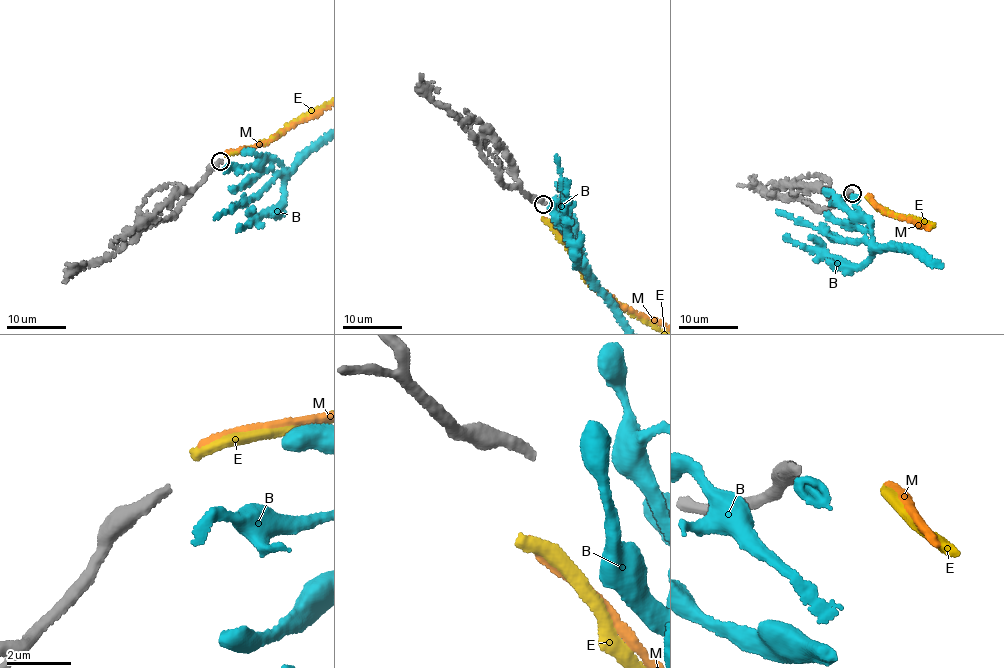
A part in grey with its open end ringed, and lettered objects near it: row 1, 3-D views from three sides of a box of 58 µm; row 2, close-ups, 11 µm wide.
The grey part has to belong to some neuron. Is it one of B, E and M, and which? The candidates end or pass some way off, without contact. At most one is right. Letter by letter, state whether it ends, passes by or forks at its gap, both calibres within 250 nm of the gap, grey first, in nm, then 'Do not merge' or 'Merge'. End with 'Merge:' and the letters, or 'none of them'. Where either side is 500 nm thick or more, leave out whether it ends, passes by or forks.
B: Thickness 320 nm (grey) against 650 nm. Do not merge
E: It ends there. Thickness 320 nm (grey) against 400 nm. Merge
M: It ends there. Thickness 320 nm (grey) against 280 nm. Do not merge
Merge: E

